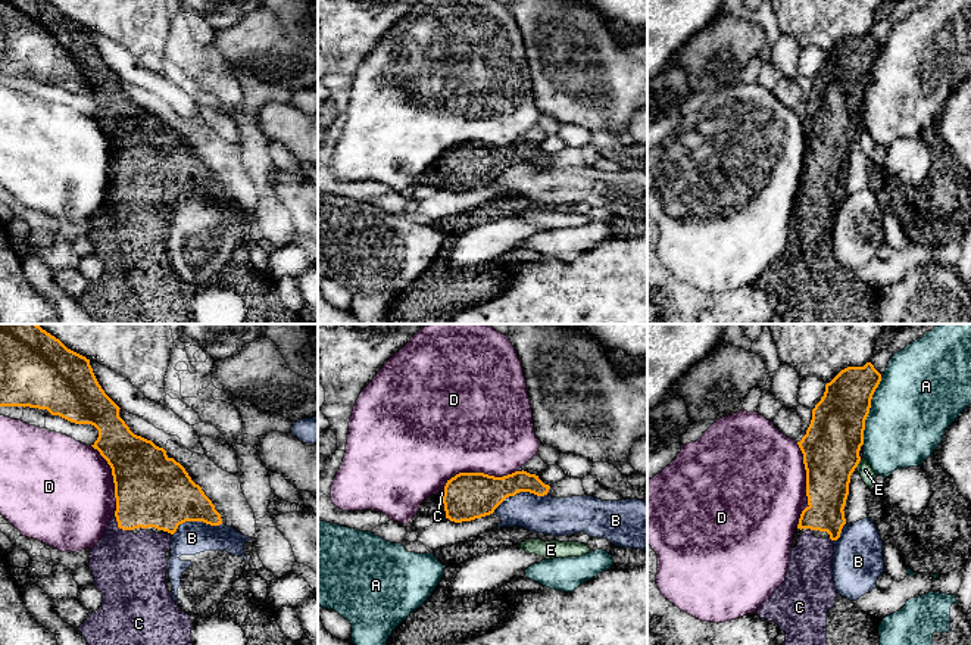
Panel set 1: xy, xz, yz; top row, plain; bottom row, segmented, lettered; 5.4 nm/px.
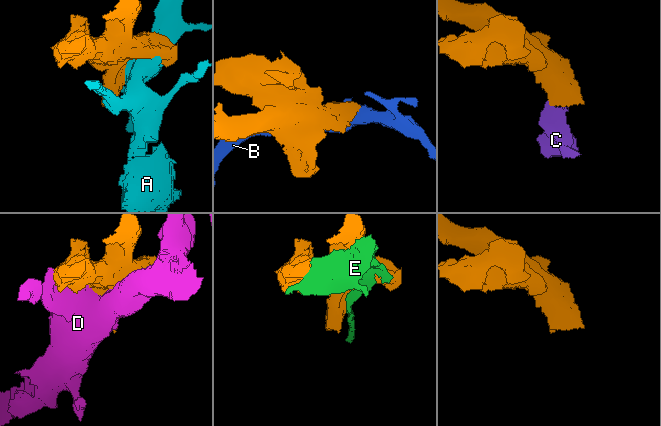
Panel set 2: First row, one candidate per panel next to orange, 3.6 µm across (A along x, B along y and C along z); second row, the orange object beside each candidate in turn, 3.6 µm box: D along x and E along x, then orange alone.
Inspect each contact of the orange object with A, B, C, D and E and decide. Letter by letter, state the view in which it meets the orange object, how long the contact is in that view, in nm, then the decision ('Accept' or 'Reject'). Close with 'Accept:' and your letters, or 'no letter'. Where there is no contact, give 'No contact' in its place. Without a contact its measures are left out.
A: Touches orange in yz. Shared border 400 nm. Reject
B: Touches orange in xz. Shared border 320 nm. Reject
C: Touches orange in xy. Shared border 130 nm. Accept
D: Touches orange in yz. Shared border 460 nm. Reject
E: Touches orange in yz. Shared border 50 nm. Reject
Accept: C

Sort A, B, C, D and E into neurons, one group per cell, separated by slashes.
A / B / C / D / E

